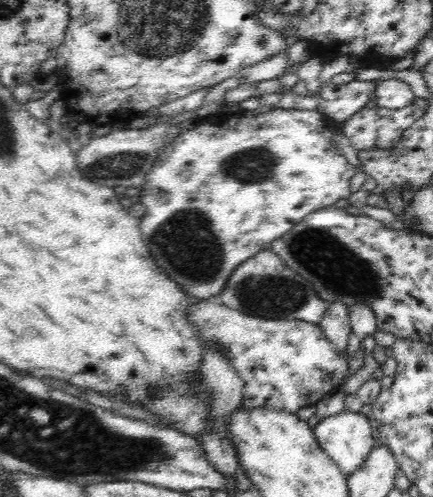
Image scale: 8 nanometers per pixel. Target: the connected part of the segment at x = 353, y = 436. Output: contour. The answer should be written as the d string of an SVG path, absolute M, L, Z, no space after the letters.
M345 408L337 414L321 418L313 427L313 435L319 448L334 460L337 468L346 476L358 470L358 466L366 460L368 453L373 450L377 438L376 432L370 427L368 415L359 412L350 412Z

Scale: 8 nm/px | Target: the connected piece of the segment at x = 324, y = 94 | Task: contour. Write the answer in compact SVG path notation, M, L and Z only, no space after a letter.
M350 80L344 84L327 85L320 91L318 99L318 111L328 115L335 125L350 119L350 116L356 114L366 107L370 96L375 93L380 80Z

